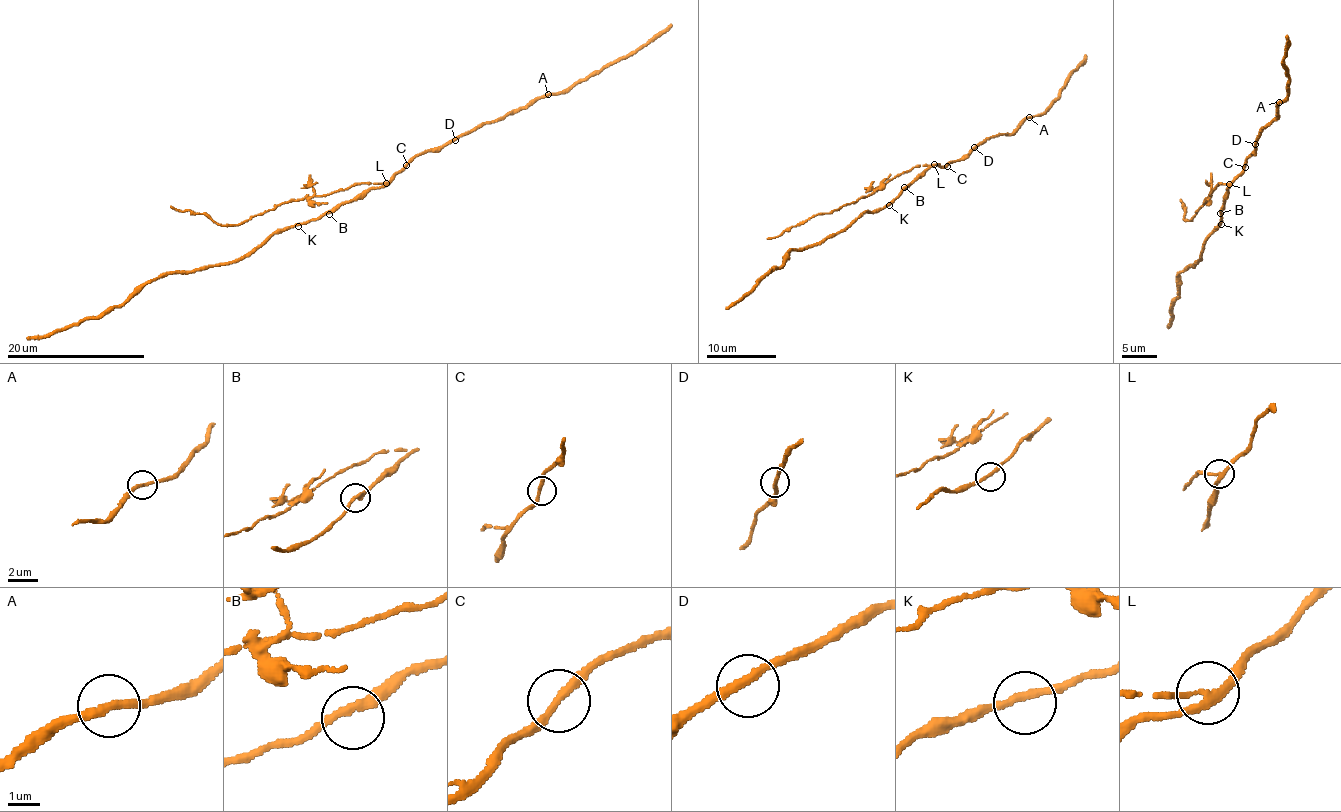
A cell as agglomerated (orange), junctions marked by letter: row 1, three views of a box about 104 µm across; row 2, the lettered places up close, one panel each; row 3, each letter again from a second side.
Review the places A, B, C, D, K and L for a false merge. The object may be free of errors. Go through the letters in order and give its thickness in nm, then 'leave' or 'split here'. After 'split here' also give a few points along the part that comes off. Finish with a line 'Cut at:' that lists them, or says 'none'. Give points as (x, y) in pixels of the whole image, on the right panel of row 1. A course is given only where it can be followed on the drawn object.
A: calibre 240 nm; leave
B: calibre 240 nm; leave
C: calibre 240 nm; leave
D: calibre 240 nm; leave
K: calibre 200 nm; leave
L: calibre 190 nm; split here; course (1229, 183), (1218, 182), (1192, 220), (1182, 218), (1185, 207), (1180, 199)
Cut at: L

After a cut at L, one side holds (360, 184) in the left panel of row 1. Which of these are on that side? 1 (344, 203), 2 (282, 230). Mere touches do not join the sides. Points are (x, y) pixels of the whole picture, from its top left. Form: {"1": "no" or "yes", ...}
{"1": "no", "2": "no"}

